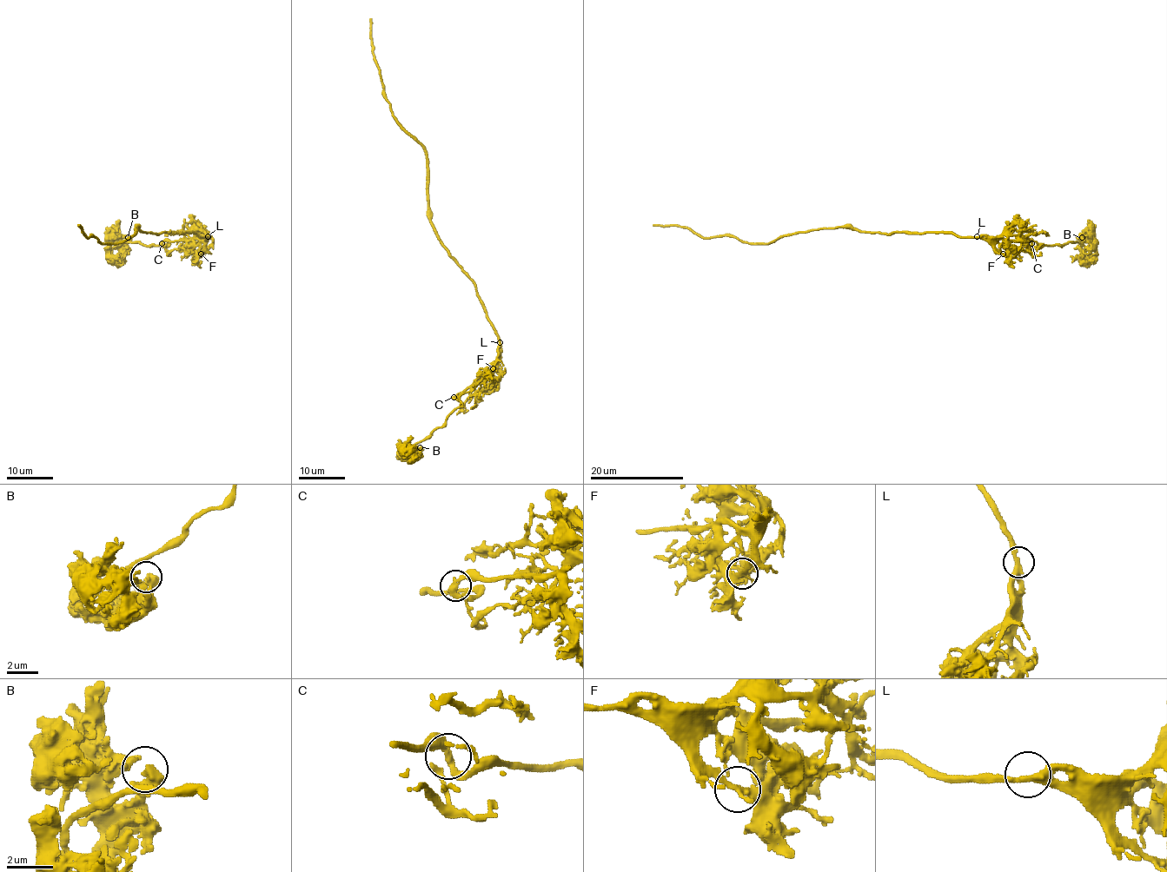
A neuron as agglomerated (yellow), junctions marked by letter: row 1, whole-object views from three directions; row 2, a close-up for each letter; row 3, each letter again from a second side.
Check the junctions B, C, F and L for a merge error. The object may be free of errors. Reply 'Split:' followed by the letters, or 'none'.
Split: none

